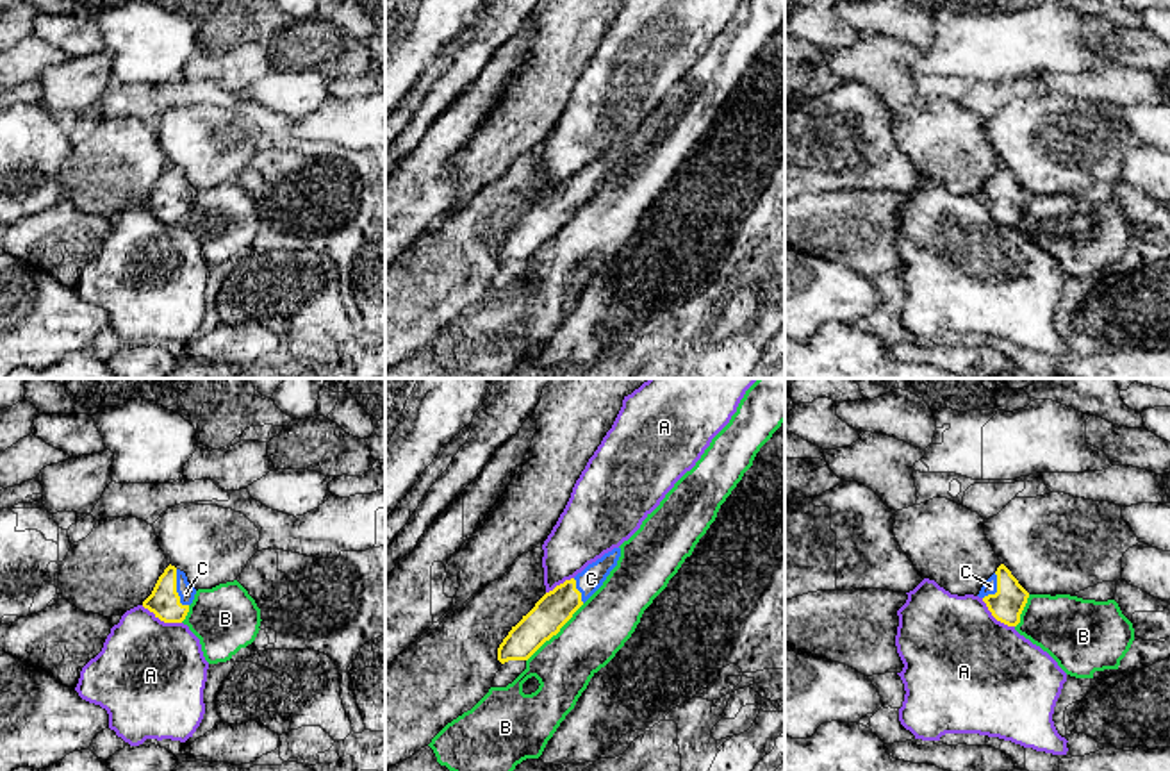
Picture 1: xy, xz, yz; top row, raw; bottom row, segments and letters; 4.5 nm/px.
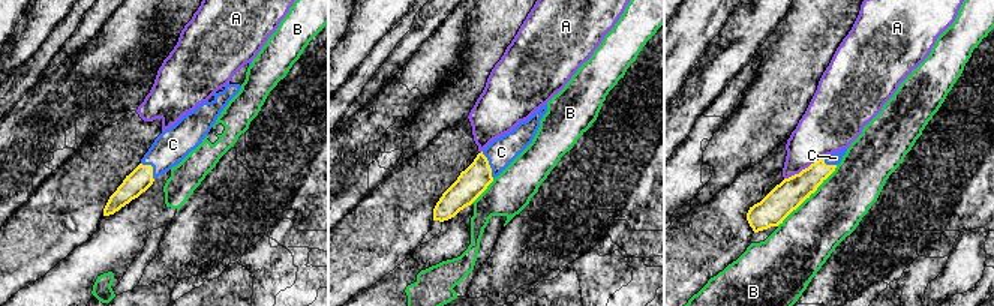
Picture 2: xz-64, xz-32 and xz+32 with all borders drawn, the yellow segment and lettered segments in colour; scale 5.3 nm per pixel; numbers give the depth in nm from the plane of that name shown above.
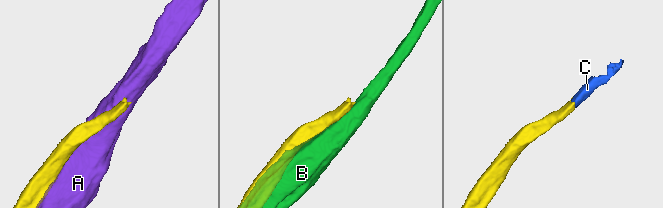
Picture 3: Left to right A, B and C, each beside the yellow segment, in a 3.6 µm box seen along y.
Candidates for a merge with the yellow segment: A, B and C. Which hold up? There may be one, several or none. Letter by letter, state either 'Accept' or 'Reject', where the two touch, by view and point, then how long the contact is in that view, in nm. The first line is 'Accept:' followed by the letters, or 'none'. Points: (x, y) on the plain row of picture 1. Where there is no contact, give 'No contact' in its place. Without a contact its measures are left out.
Accept: C
A: Reject. Touches yellow at xy (161, 220). Shared border 200 nm
B: Reject. Touches yellow at xz (555, 234). Shared border 380 nm
C: Accept. Touches yellow at xy (175, 190). Shared border 180 nm

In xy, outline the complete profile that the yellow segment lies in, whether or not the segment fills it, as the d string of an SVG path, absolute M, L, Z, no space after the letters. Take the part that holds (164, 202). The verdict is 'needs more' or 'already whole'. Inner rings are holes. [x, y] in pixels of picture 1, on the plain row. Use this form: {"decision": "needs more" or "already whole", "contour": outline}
{"decision": "needs more", "contour": "M169 164L143 207L164 223L182 223L194 195L196 189L189 186L185 173Z"}

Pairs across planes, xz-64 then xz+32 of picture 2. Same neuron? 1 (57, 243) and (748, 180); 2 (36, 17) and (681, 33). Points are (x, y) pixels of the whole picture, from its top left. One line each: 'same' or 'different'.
1: same
2: same

